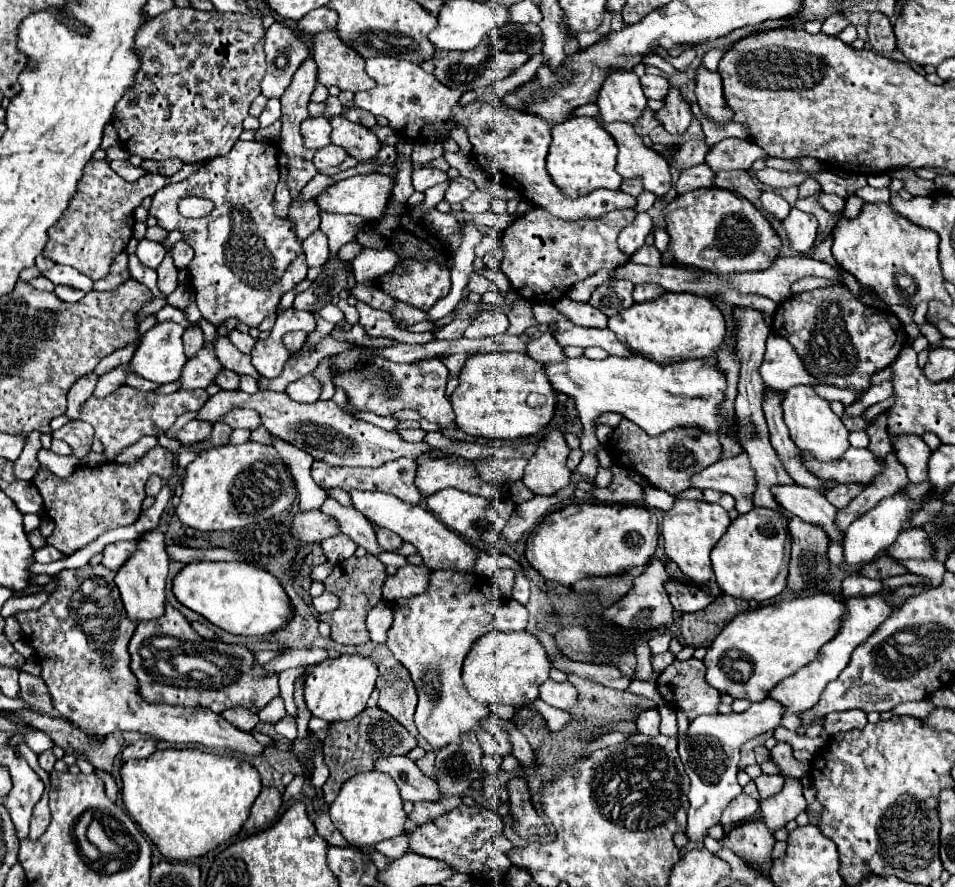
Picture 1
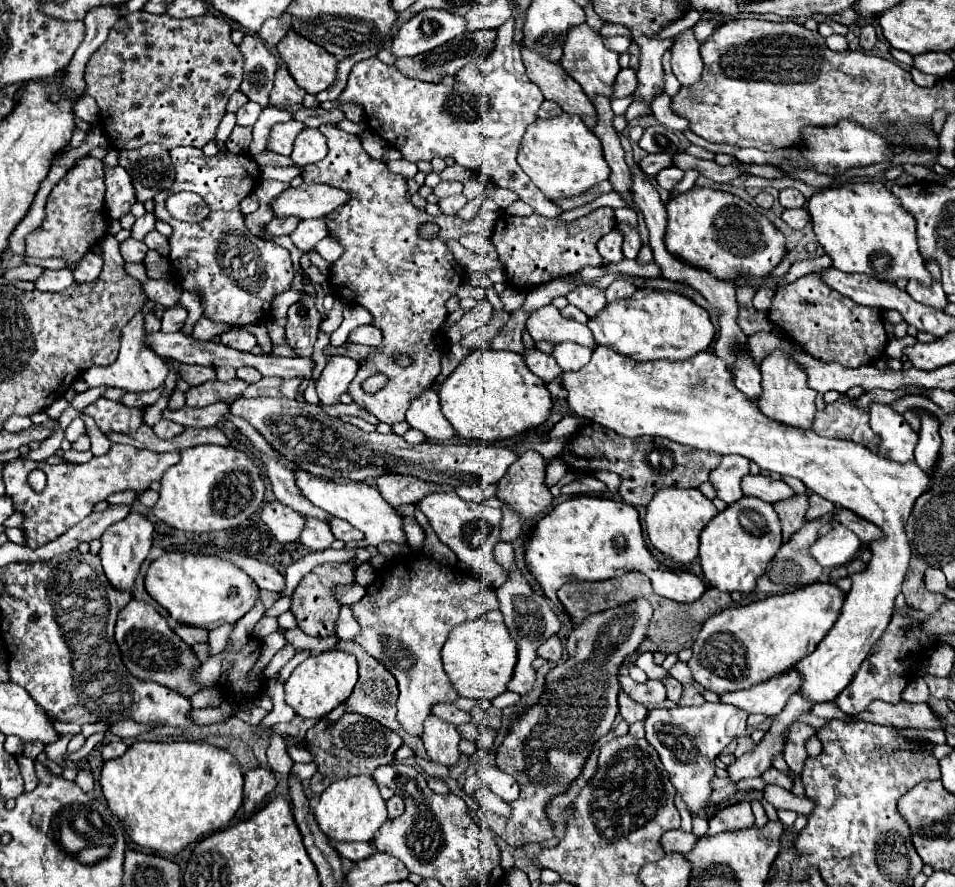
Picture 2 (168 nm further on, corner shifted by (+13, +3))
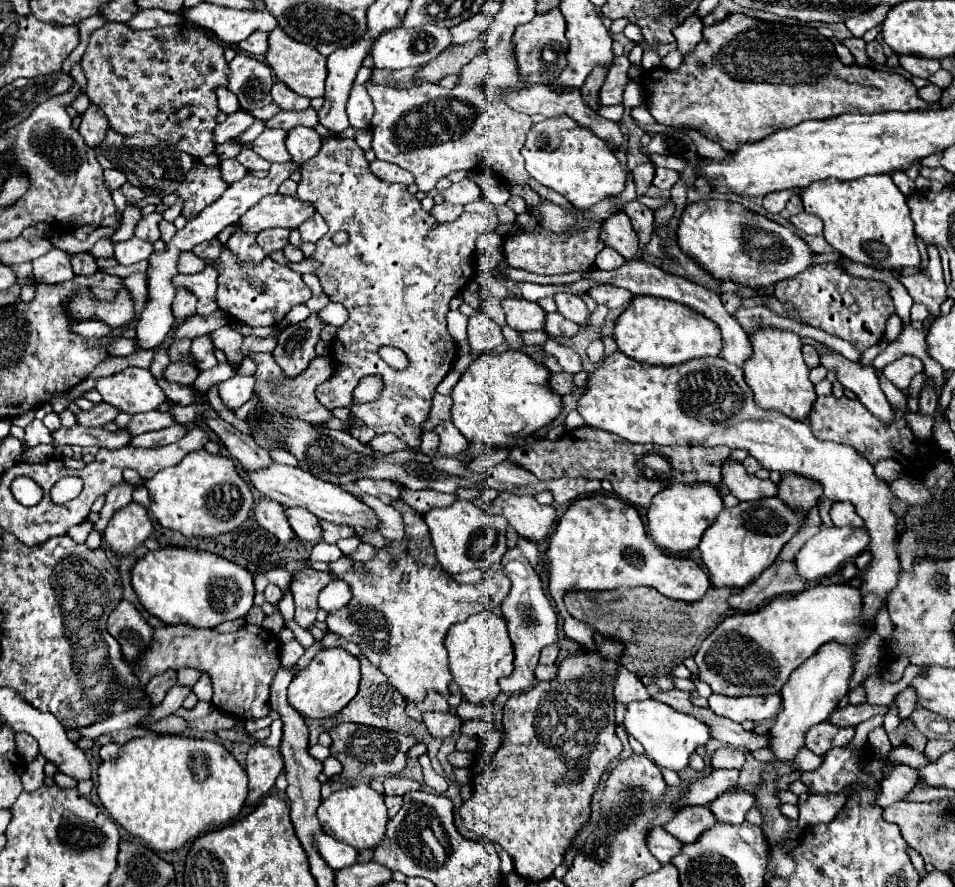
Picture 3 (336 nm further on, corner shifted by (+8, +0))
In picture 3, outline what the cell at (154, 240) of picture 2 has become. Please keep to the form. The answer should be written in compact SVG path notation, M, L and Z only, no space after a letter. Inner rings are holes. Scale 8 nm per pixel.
M152 212L152 214L148 214L146 218L142 218L140 222L138 222L138 226L136 226L136 236L140 238L140 240L146 240L146 242L156 242L158 238L160 238L160 230L158 230L158 222L162 220L162 216L158 214L158 212Z

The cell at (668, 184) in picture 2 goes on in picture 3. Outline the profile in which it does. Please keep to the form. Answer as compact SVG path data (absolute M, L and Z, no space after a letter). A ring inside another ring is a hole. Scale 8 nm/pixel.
M656 168L656 176L654 176L654 186L660 190L670 190L676 182L680 180L680 174L676 170L668 170L668 168Z

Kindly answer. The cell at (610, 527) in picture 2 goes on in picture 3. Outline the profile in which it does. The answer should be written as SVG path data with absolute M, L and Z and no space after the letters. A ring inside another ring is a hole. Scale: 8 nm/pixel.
M586 496L574 500L560 518L556 532L550 536L548 550L550 596L564 618L564 632L584 648L594 646L594 628L584 622L570 620L564 610L564 594L570 590L612 590L622 586L652 586L672 600L696 602L712 586L708 574L694 562L664 554L644 530L640 514L634 506L612 496Z

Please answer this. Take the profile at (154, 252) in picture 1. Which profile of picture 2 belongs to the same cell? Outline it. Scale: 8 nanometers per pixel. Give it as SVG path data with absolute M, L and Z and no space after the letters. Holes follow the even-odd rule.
M129 237L129 239L125 239L125 241L121 243L121 257L123 257L125 261L143 263L145 255L147 255L147 245L145 245L143 241L137 241L137 239Z

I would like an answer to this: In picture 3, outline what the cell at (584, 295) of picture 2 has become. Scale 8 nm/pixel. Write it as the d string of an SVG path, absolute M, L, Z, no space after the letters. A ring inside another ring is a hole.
M562 292L562 294L556 294L554 300L556 300L556 304L558 304L558 312L560 312L560 314L564 314L566 318L578 322L580 326L586 326L586 324L588 324L592 312L588 310L588 306L584 304L584 300L582 300L580 296Z

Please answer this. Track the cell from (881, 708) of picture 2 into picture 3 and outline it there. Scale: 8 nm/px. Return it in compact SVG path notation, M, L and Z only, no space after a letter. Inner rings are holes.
M864 704L864 706L846 706L846 708L836 708L832 712L832 716L828 718L830 724L846 728L846 726L858 726L860 722L874 718L874 716L884 716L888 712L888 706L872 706L872 704Z

